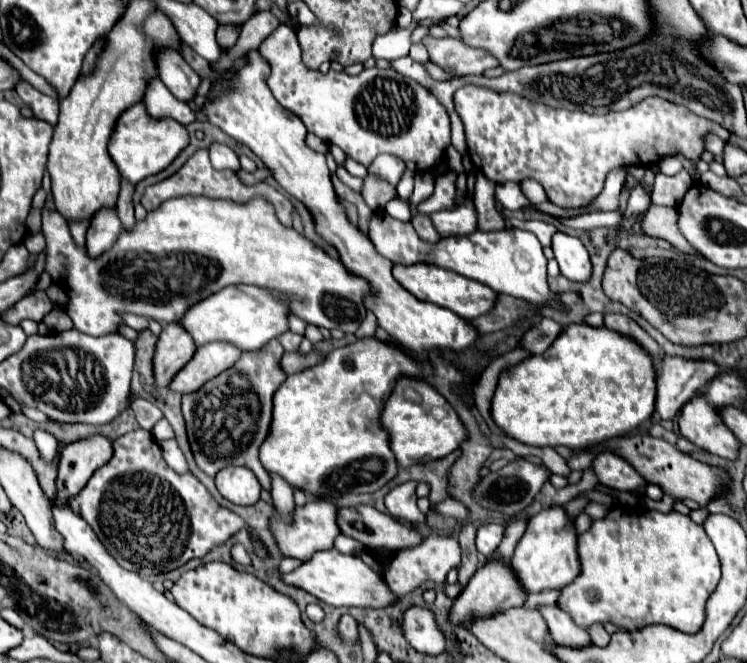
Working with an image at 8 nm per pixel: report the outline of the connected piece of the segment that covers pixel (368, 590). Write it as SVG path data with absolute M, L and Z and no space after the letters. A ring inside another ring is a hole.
M336 548L320 550L310 560L302 562L296 570L282 576L282 582L288 586L296 586L312 596L316 596L320 602L330 606L388 606L388 602L396 602L396 596L386 586L384 578L376 574L372 568L368 568L358 556L342 554Z

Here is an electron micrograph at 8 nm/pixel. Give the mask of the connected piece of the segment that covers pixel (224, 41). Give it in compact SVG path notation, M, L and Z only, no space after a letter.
M220 26L216 32L216 40L218 40L222 50L228 50L236 44L238 34L240 34L240 30L232 30L232 26Z

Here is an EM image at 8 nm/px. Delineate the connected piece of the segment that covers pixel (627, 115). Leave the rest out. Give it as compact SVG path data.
M466 84L454 94L454 106L466 128L468 154L474 166L478 166L496 184L522 182L526 178L534 178L546 190L548 200L560 208L582 208L592 204L604 188L604 178L608 170L616 166L650 164L660 160L666 154L674 154L676 150L680 150L690 160L698 162L700 154L704 152L706 132L714 132L722 140L728 140L730 136L730 132L724 126L708 118L696 116L694 112L686 110L686 106L674 104L660 96L648 96L624 112L590 116L584 112L570 112L570 110L550 108L546 104L530 102L528 98L522 98L512 92L494 92L490 88Z

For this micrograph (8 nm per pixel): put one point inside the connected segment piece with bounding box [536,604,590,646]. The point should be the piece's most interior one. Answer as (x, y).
(562, 629)

